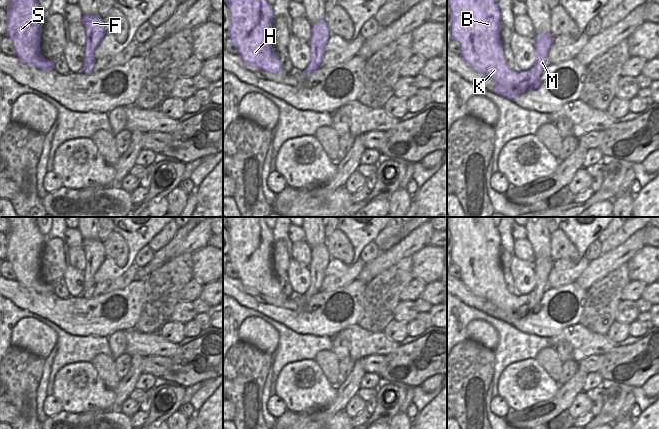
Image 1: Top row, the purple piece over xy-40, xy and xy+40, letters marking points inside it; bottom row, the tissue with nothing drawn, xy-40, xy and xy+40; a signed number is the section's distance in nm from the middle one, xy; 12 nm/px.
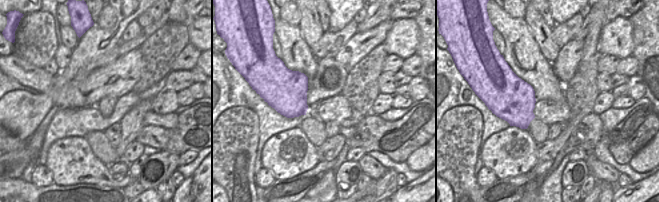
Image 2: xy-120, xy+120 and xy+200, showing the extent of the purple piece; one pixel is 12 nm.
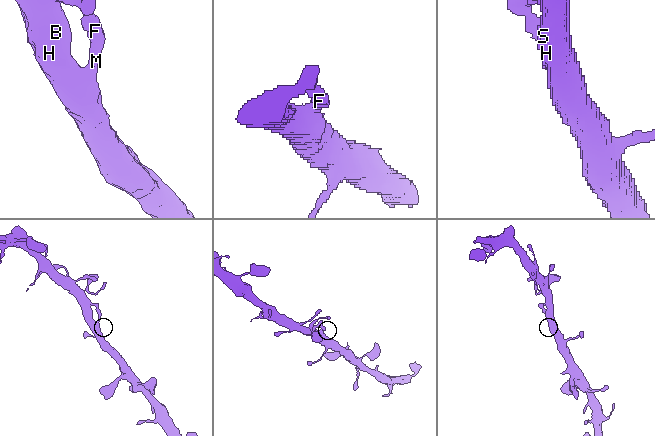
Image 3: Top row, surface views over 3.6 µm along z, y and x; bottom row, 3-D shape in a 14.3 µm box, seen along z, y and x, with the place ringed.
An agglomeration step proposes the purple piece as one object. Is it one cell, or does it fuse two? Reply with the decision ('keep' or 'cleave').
keep

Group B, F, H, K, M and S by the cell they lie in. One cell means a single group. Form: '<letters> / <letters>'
B F H K M S

